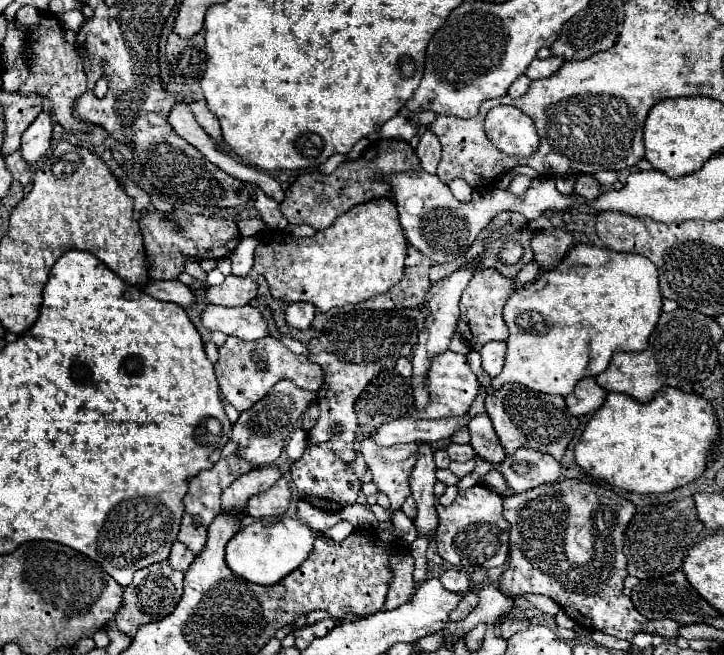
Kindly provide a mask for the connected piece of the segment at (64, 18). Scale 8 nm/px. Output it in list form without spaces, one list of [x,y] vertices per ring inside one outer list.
[[[74,9],[74,11],[62,11],[60,21],[62,21],[62,25],[64,25],[66,29],[70,29],[70,31],[76,33],[76,31],[82,27],[82,23],[84,23],[84,15],[82,15],[82,11],[78,11],[78,9]]]

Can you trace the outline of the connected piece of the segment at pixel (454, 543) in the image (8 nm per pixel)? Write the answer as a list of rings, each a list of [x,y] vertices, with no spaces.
[[[474,485],[466,491],[458,491],[458,497],[452,505],[436,507],[440,525],[438,525],[438,553],[444,561],[456,567],[502,567],[508,555],[510,525],[502,517],[502,497],[484,487]]]

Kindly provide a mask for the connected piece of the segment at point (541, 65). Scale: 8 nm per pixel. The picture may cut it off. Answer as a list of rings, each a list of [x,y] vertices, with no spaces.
[[[548,57],[548,59],[534,59],[532,65],[526,69],[526,75],[534,81],[534,79],[544,79],[554,75],[560,67],[562,67],[564,59],[562,57]]]

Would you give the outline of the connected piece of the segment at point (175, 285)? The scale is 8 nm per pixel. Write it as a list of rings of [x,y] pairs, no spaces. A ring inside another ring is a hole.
[[[150,281],[144,291],[148,295],[152,295],[154,299],[160,301],[170,301],[176,303],[184,309],[190,309],[196,305],[196,295],[180,281]]]

